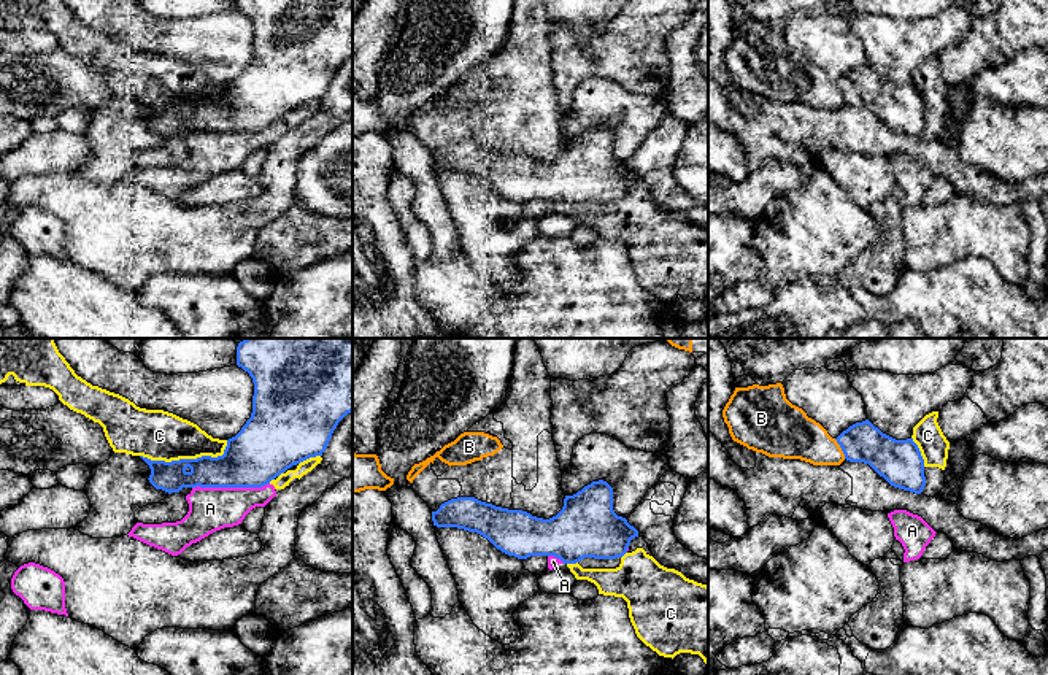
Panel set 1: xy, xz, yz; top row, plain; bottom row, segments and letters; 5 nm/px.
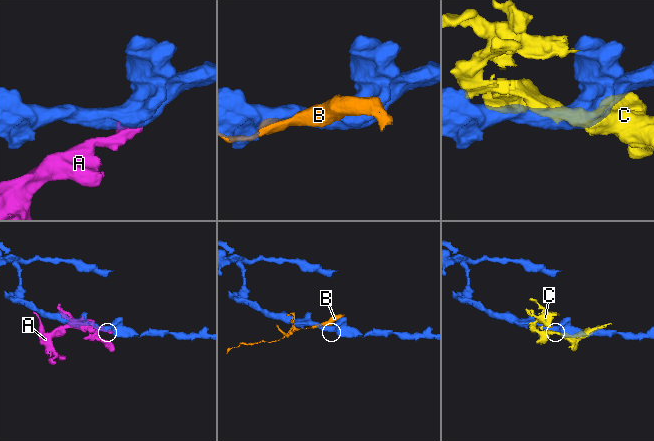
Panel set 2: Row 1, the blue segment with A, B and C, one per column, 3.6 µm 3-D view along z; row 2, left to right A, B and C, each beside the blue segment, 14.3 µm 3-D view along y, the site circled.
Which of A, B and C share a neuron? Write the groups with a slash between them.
A C / B

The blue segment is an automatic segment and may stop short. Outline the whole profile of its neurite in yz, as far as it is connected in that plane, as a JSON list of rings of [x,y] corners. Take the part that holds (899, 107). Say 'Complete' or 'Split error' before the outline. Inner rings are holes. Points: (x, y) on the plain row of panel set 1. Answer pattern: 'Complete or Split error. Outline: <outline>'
Complete. Outline: [[[865,64],[850,70],[835,84],[846,105],[869,108],[894,132],[923,137],[924,103],[913,83],[896,84]]]

